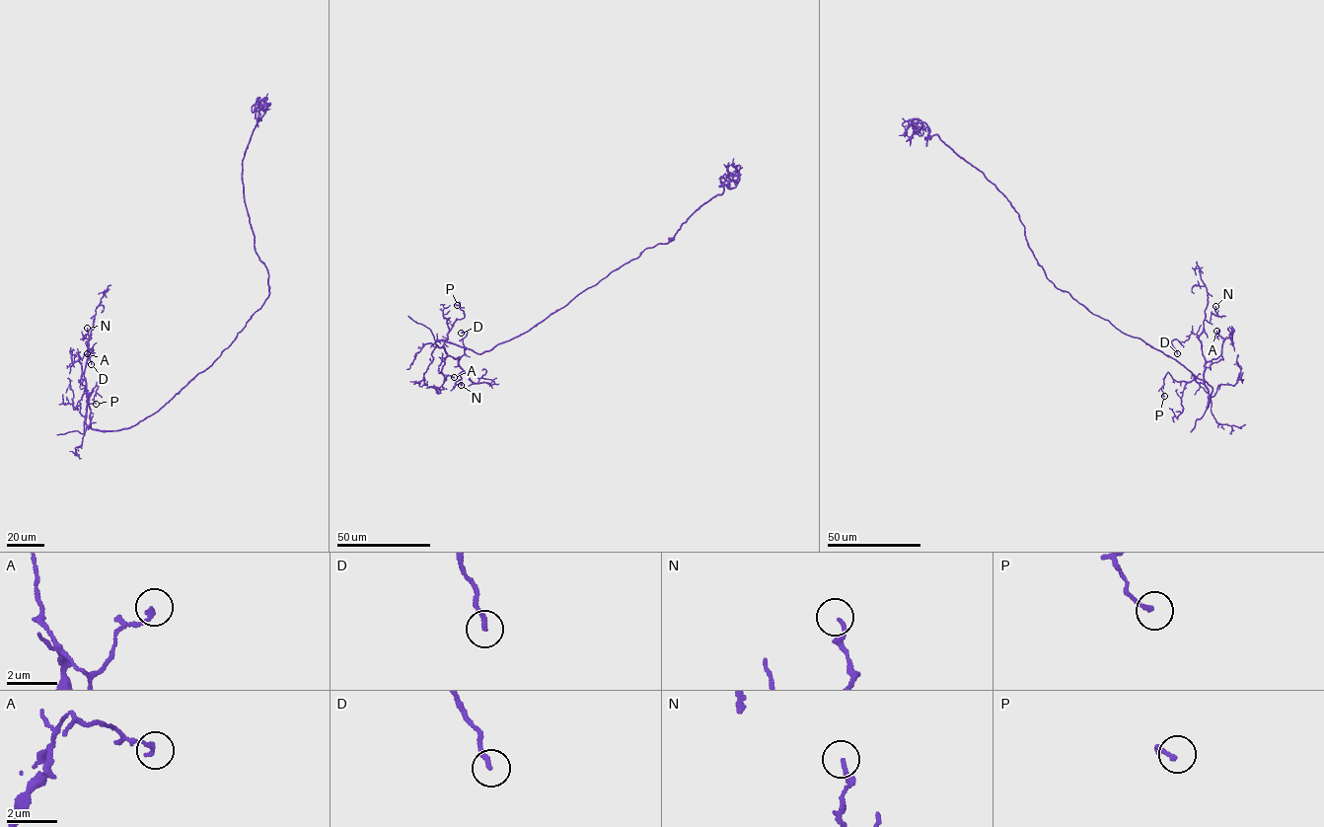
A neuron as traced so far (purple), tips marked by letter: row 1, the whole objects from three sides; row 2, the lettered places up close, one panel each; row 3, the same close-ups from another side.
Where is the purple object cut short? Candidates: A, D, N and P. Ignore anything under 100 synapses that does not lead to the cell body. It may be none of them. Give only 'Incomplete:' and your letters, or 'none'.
Incomplete: none

